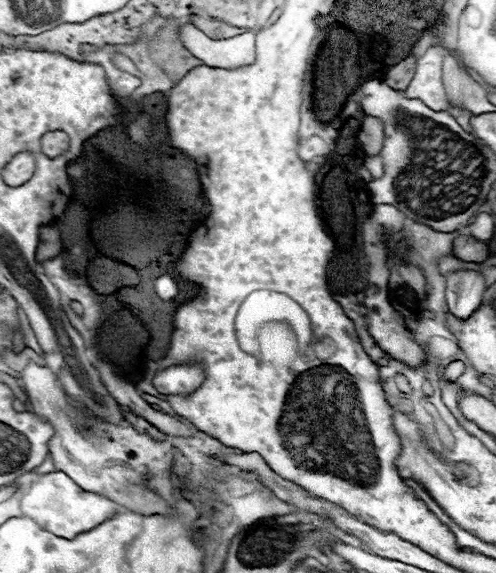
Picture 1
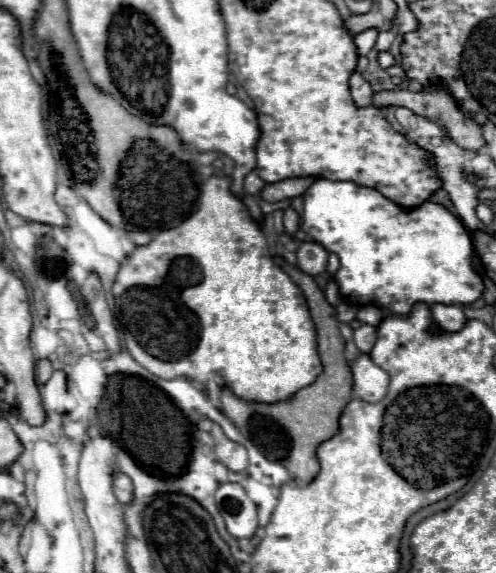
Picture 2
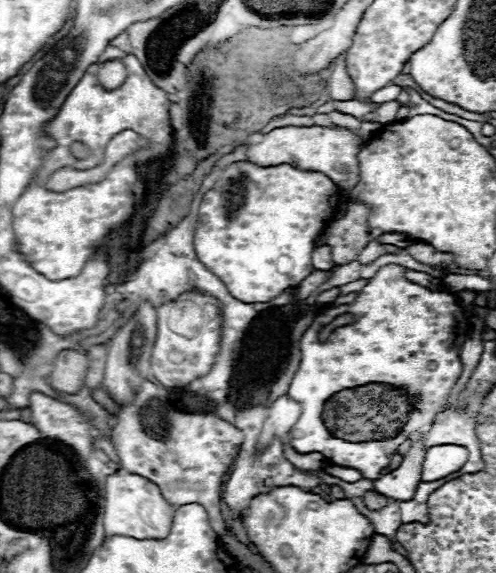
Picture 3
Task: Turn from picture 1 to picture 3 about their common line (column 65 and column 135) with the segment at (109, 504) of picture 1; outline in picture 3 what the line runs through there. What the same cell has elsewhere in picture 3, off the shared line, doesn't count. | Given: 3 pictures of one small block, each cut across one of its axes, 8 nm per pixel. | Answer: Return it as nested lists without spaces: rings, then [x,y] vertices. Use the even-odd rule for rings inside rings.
[[[112,474],[106,480],[106,512],[104,528],[106,536],[132,536],[132,538],[166,538],[172,526],[174,510],[178,506],[168,504],[154,482],[140,474]]]

